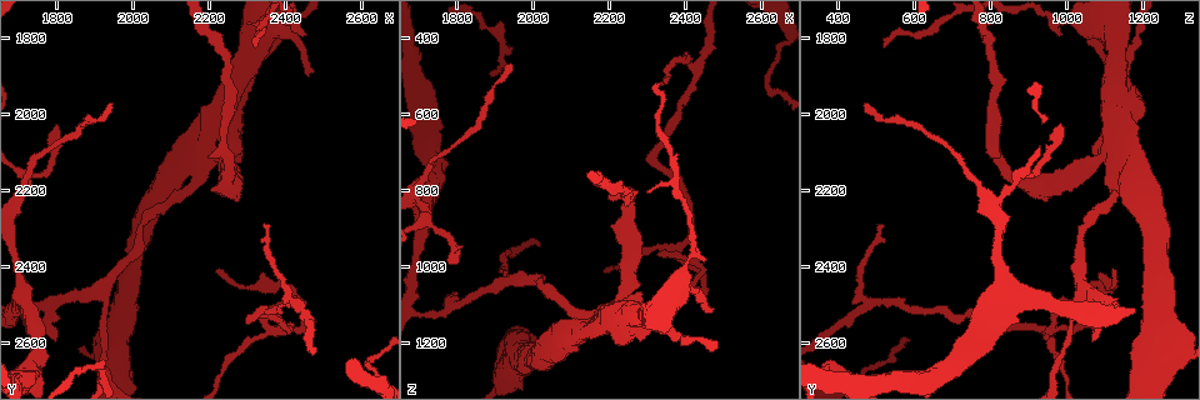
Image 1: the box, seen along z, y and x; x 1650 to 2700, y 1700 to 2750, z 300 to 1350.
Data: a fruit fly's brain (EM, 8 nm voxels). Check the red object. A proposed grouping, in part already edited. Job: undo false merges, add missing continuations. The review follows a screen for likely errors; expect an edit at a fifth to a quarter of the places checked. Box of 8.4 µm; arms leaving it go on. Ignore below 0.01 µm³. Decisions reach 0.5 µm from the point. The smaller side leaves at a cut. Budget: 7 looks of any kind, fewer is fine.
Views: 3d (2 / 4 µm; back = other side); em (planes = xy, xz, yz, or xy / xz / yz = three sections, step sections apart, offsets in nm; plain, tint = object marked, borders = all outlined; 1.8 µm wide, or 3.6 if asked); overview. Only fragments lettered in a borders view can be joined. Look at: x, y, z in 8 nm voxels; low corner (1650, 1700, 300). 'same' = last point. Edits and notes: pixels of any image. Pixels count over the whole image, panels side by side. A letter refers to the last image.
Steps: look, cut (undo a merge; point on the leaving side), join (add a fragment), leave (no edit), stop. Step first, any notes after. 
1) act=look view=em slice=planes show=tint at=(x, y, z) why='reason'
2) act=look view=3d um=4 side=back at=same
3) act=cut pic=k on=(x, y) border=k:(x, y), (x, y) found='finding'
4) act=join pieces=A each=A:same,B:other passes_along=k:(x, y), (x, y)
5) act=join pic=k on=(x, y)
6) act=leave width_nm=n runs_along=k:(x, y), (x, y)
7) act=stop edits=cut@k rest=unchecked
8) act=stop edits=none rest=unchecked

act=look view=em slice=xz step=4 show=borders at=(2430, 2495, 485) why='three arms meet'

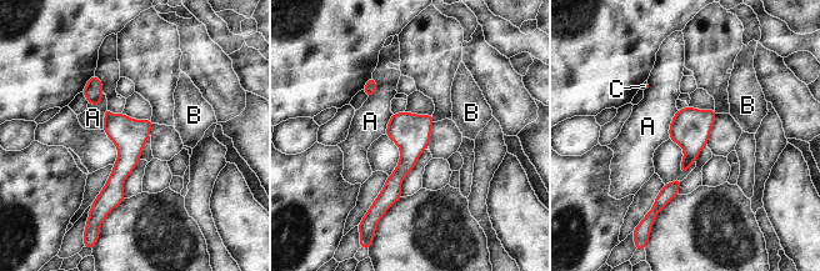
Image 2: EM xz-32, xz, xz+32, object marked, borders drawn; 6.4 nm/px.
act=leave longest_contact=A:200nm each=A:other,B:other,C:other runs_along=2:(429, 118), (384, 207) found='continuous, no second cell'

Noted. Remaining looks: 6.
act=look view=em slice=planes show=borders at=(2215, 2410, 1125) why='end of a long branch'

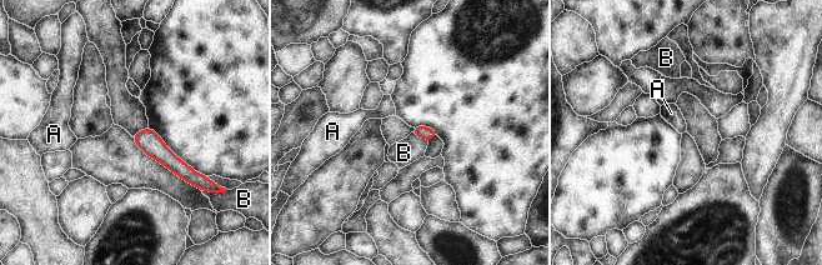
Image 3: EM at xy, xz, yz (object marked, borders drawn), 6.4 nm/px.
act=leave each=A:other,B:other runs_along=3:(138, 136), (146, 139), (191, 176) found='no lettered fragment goes on from it'

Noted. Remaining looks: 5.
act=look view=3d um=4 side=back at=(2460, 1895, 1110)

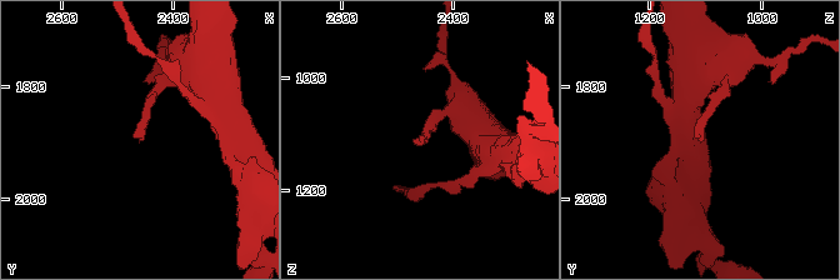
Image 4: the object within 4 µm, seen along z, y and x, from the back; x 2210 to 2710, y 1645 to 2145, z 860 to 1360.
act=look view=em slice=planes show=tint at=(2465, 1890, 1105) why='need the tissue'

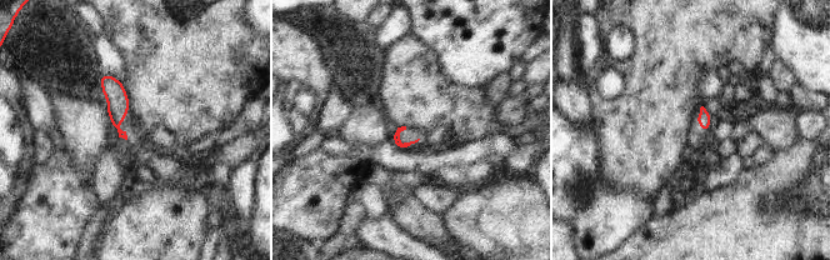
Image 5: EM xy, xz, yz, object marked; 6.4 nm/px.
act=look view=em slice=planes show=borders at=same why='see the neighbours'

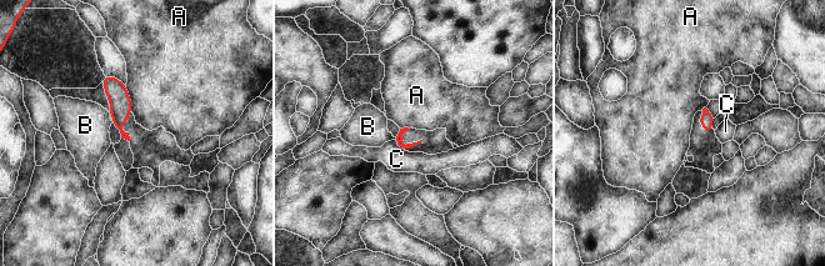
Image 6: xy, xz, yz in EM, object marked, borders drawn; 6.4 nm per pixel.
act=leave each=A:other,B:other,C:other runs_along=6:(106, 80), (119, 98), (125, 135) found='none of them fits'

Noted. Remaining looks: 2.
act=stop edits=none rest=unchecked

